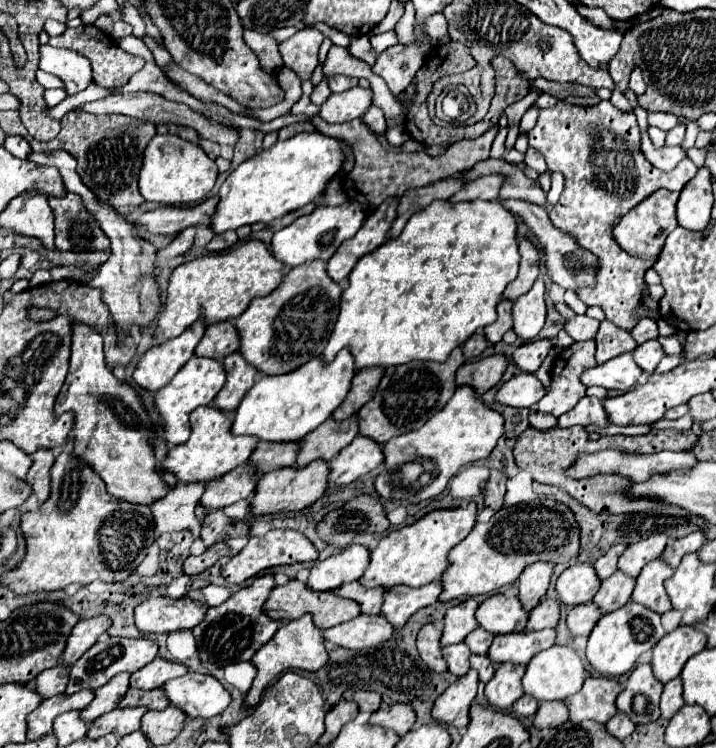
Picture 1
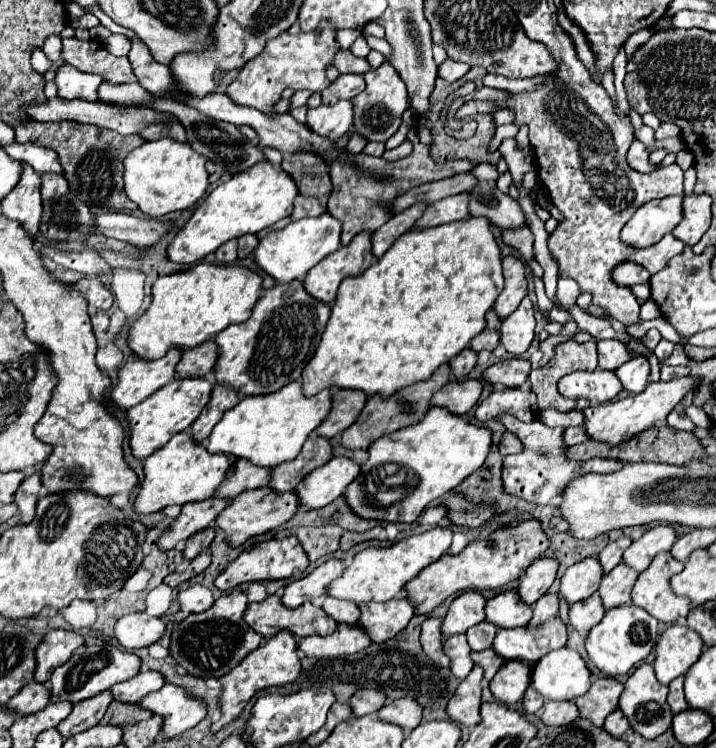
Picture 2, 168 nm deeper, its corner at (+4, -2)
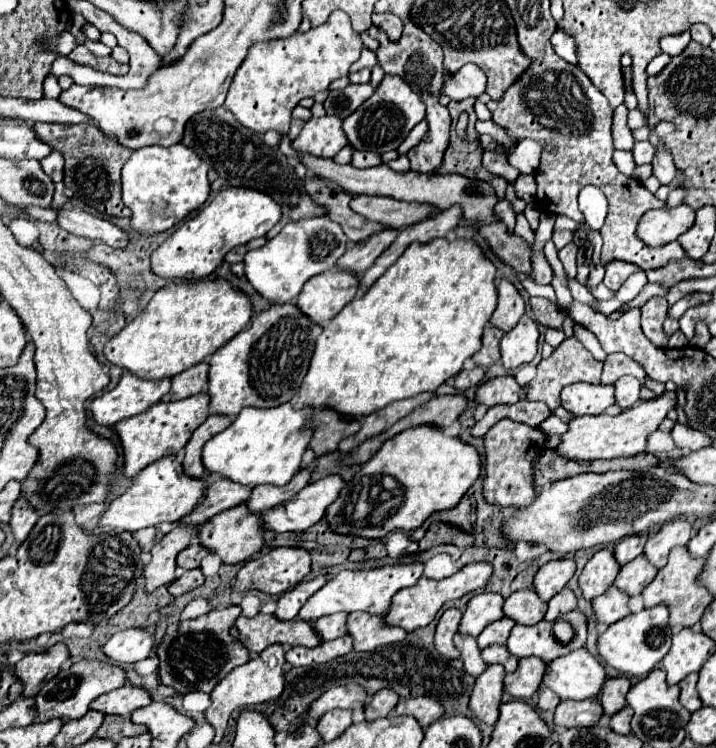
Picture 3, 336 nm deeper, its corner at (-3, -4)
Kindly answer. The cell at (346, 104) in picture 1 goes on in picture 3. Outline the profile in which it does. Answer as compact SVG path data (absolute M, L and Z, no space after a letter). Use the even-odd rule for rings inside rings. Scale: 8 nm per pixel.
M311 117L297 139L293 141L293 149L301 151L299 155L315 155L315 157L335 157L339 149L347 145L347 139L341 129L343 121L335 117Z

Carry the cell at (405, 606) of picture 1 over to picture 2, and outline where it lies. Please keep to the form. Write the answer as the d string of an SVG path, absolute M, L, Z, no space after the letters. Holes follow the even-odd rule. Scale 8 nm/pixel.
M400 597L384 603L364 603L360 605L360 611L362 615L358 625L366 629L374 643L384 643L408 625L416 613L416 605L408 597Z

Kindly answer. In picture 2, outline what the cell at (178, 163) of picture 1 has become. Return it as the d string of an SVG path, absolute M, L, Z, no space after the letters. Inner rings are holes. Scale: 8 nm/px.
M174 139L146 141L128 153L124 161L124 189L126 195L150 217L162 217L170 211L180 211L192 207L208 189L208 171L204 167L206 159L196 153L188 143L178 143Z

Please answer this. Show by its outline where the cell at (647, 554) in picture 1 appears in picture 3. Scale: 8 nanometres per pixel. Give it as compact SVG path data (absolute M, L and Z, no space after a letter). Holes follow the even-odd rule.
M673 519L667 521L655 535L649 537L645 545L645 557L655 567L667 565L667 555L675 545L687 545L691 539L693 525L687 519Z

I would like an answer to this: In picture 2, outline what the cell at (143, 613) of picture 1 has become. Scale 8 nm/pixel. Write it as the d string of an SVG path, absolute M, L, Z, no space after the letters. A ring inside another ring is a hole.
M130 613L118 619L116 623L116 639L118 643L132 651L138 647L148 647L160 641L166 633L166 621L162 617L150 617L148 613Z

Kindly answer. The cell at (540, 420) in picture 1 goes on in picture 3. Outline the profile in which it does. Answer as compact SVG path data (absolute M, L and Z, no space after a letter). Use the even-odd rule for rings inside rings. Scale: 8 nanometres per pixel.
M501 419L495 427L487 431L485 439L485 479L483 479L483 497L491 505L509 507L519 505L525 507L537 495L535 487L531 487L531 463L535 463L535 455L539 455L545 435L523 423L511 423L511 419Z

